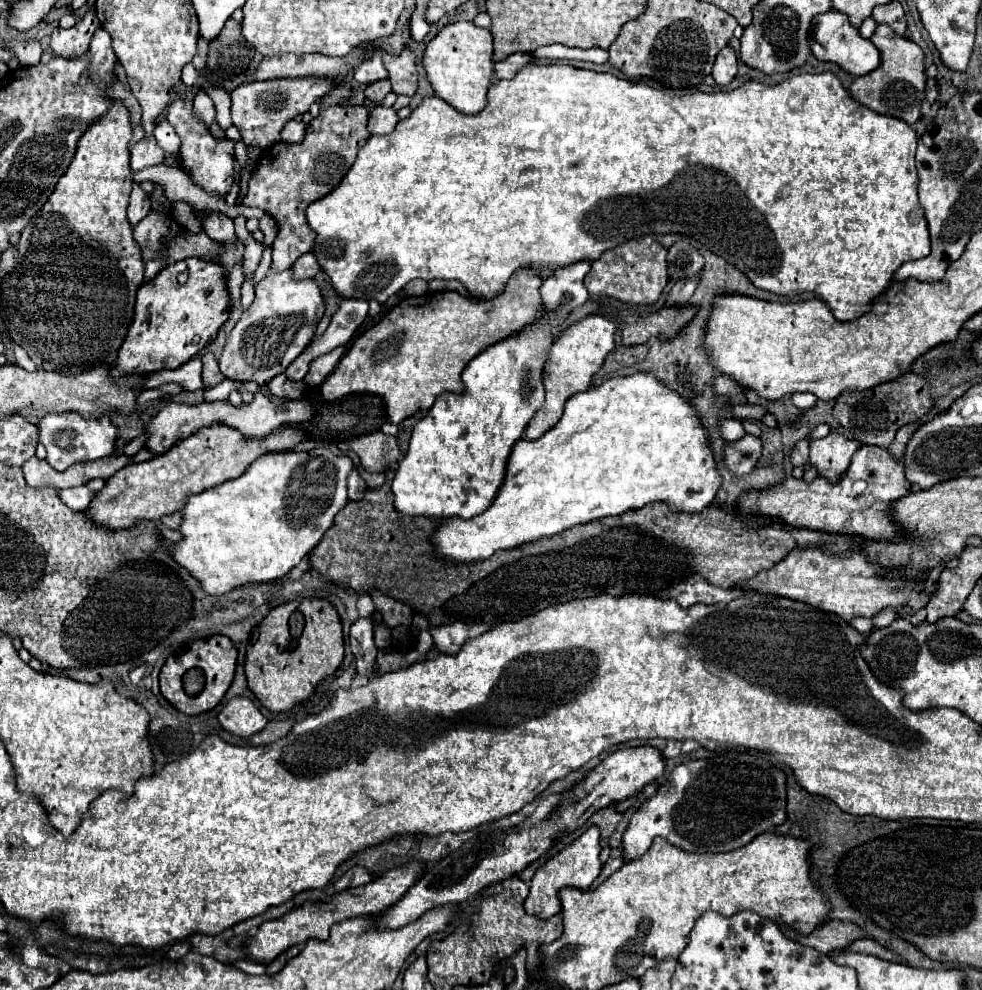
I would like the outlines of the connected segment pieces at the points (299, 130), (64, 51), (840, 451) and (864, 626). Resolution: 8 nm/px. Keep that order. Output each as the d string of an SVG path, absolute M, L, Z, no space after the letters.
M290 120L282 130L282 140L290 144L300 144L306 136L306 128L308 128L306 124L298 124L296 120Z
M94 10L86 12L80 18L80 22L76 22L76 26L72 26L68 30L56 26L52 30L52 40L50 40L52 54L64 56L64 58L80 58L88 50L90 38L98 30L98 26L100 26L100 22L98 22Z
M830 432L826 438L810 442L810 464L818 468L818 476L830 482L838 482L840 474L852 460L852 454L864 446L858 438L846 438L844 434Z
M854 618L850 624L852 624L858 632L862 632L864 636L868 636L872 630L876 630L876 626L874 626L874 622L872 622L870 618Z

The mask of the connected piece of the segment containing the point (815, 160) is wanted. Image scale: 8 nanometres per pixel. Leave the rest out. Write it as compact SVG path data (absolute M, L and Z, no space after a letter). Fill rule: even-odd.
M530 64L530 66L524 66L516 76L514 80L496 80L496 84L490 86L488 90L488 104L482 112L474 114L474 116L466 116L458 110L454 110L452 106L448 106L448 102L444 102L442 98L438 96L430 96L430 98L424 98L422 104L410 114L410 118L406 120L400 120L396 130L388 136L370 136L366 140L366 144L358 150L358 158L354 162L354 166L350 168L348 176L342 180L342 184L330 192L326 198L318 200L318 202L312 202L308 208L306 208L306 218L308 218L308 224L312 226L312 230L318 234L318 240L316 240L316 256L318 256L318 262L320 262L320 268L332 278L332 286L336 288L336 292L340 296L346 296L346 298L362 298L366 296L366 284L368 284L368 298L376 298L380 304L384 304L392 294L396 294L400 288L406 286L406 282L414 280L414 278L424 278L424 280L434 280L434 278L442 278L442 280L460 280L466 290L476 296L476 298L496 298L500 296L504 290L506 290L506 282L508 278L512 276L514 270L526 266L526 264L544 264L544 266L568 266L572 262L578 262L578 260L596 260L602 252L630 240L630 238L636 238L636 236L644 236L644 234L668 234L668 232L684 232L686 236L690 238L696 238L696 240L702 240L704 246L708 246L714 254L726 258L726 262L734 264L738 270L742 270L750 282L756 286L756 288L762 288L762 290L768 290L768 292L774 292L774 294L786 294L786 296L794 296L798 292L812 292L816 294L820 300L824 300L828 304L828 308L832 310L834 318L836 320L854 320L858 318L862 312L868 312L872 308L872 302L890 286L892 278L894 278L894 272L908 260L918 260L918 258L924 258L930 254L930 236L928 236L928 222L924 218L924 212L918 204L918 178L916 178L916 142L918 142L918 136L916 136L916 130L906 124L904 120L898 120L898 118L892 118L892 116L882 116L866 106L862 106L860 102L856 102L850 92L842 86L840 78L832 72L822 72L822 74L800 74L800 76L794 76L790 80L784 80L776 86L766 86L766 84L760 84L760 82L746 82L744 86L740 86L738 90L732 90L732 92L716 92L716 94L686 94L686 96L672 96L670 92L664 92L660 88L652 88L644 82L638 82L638 84L632 84L628 80L620 80L612 74L600 74L600 72L590 72L590 70L580 70L580 68L572 68L572 66L566 66L566 64Z

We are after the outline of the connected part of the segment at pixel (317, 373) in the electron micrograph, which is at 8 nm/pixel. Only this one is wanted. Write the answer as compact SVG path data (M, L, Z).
M340 346L340 348L334 348L332 352L324 354L322 358L316 358L316 360L312 362L312 366L310 366L310 370L308 370L304 382L306 382L308 386L312 386L312 388L320 386L320 384L326 380L326 376L334 370L334 366L338 364L338 360L342 358L344 352L346 352L346 346Z

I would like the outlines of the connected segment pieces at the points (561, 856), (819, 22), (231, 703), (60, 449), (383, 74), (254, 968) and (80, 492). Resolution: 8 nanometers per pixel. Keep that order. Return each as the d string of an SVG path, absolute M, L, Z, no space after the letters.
M590 826L578 840L574 840L570 846L566 846L566 850L558 852L554 858L550 858L546 864L542 864L542 868L536 870L536 874L530 882L530 894L524 902L526 912L532 916L538 916L542 920L556 916L562 910L558 890L564 886L588 888L596 880L596 876L600 874L600 868L602 868L602 862L600 862L600 830L596 826Z
M830 10L824 12L816 18L816 28L814 28L814 40L810 42L810 48L814 52L814 56L818 60L826 60L826 62L834 62L838 64L842 70L854 74L854 76L864 76L872 70L876 70L876 66L880 66L880 50L866 38L860 36L858 28L854 28L848 20L846 14L838 12L838 10Z
M236 696L228 700L226 706L220 710L218 720L224 730L242 738L248 738L260 732L268 722L268 718L262 714L258 704L244 696Z
M46 414L38 420L36 426L38 426L38 442L44 444L48 452L46 460L58 472L64 472L78 460L104 458L112 454L116 448L116 428L110 422L110 418L84 420L80 414Z
M372 54L368 60L364 60L356 70L354 70L354 80L358 82L364 82L364 84L370 84L370 82L378 82L378 80L384 80L388 78L388 72L382 64L382 58L380 54Z
M236 960L232 962L234 968L246 972L246 974L266 974L266 966L258 964L258 962L250 962L250 960Z
M78 486L78 488L60 490L60 498L66 506L70 506L74 510L86 510L90 506L90 502L96 498L96 492L88 490L88 486Z

